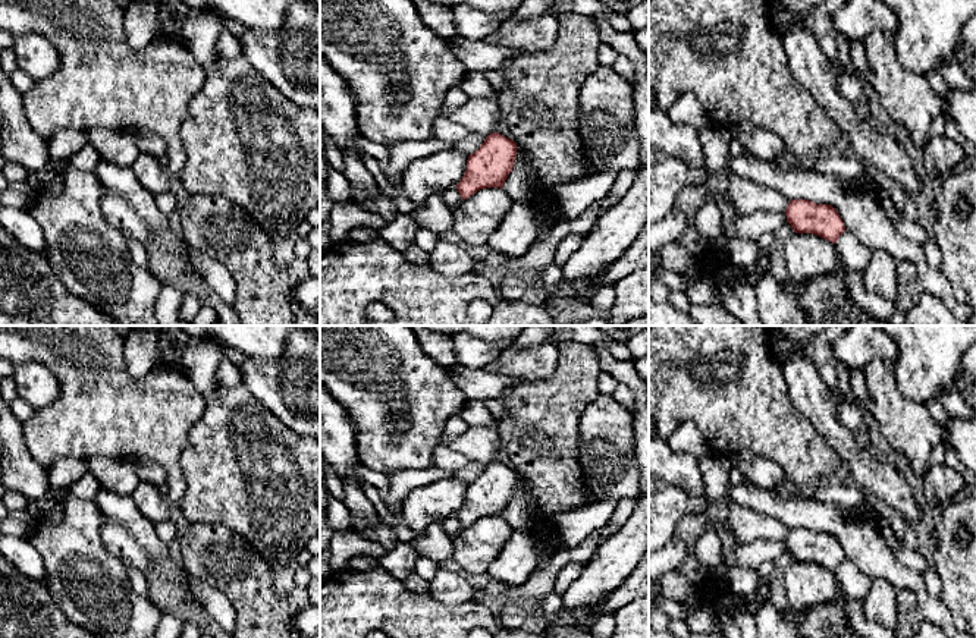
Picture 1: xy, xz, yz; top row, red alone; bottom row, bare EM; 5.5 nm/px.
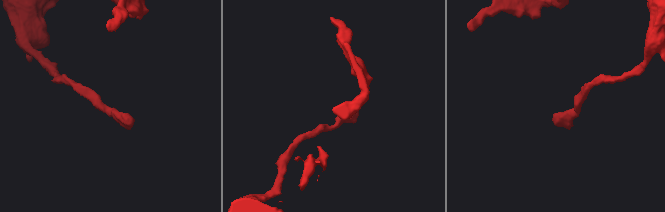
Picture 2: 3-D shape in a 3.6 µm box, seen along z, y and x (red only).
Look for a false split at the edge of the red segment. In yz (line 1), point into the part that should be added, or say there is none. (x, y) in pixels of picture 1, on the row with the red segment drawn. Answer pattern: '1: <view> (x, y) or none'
1: none

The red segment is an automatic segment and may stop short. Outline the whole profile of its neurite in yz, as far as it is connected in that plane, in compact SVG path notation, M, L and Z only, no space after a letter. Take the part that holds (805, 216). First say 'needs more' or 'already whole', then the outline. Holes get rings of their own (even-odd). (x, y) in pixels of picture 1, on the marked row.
already whole; M793 199L787 205L785 216L795 233L817 235L832 243L837 243L845 232L844 221L838 211L828 204Z

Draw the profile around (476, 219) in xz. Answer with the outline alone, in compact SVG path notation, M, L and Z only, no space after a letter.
M500 188L477 191L454 208L454 232L470 246L489 243L514 201Z

